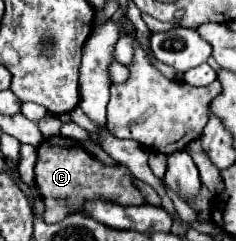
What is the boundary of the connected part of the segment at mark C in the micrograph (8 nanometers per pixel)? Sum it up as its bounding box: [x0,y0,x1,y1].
[36,136,142,224]

